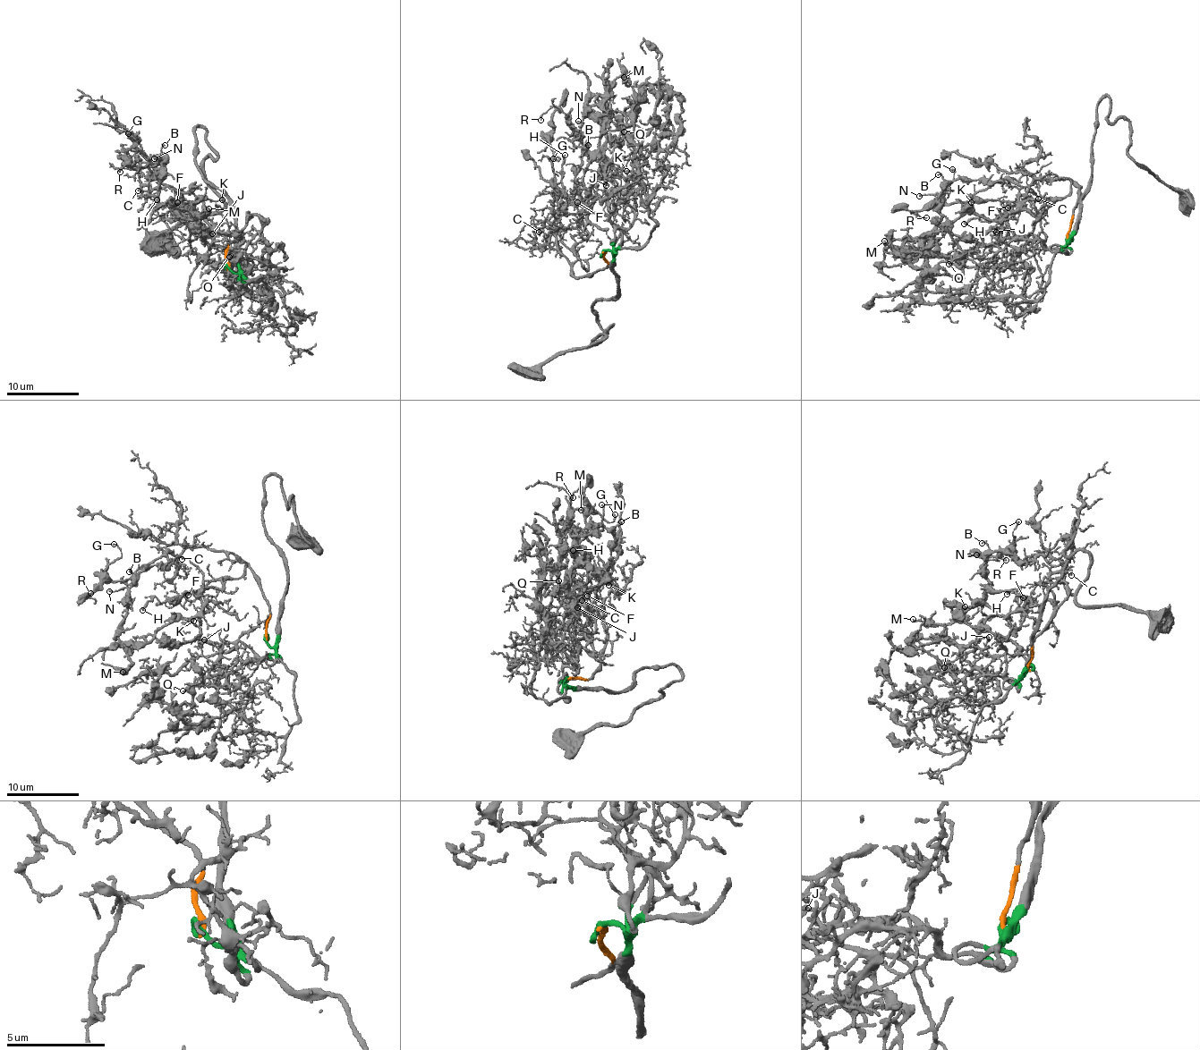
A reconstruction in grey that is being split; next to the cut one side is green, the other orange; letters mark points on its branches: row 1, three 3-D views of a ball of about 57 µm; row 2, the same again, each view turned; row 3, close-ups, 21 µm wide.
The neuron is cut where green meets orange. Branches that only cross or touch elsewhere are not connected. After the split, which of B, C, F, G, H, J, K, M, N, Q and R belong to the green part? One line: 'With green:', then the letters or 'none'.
With green: F, H, J, K, M, Q

